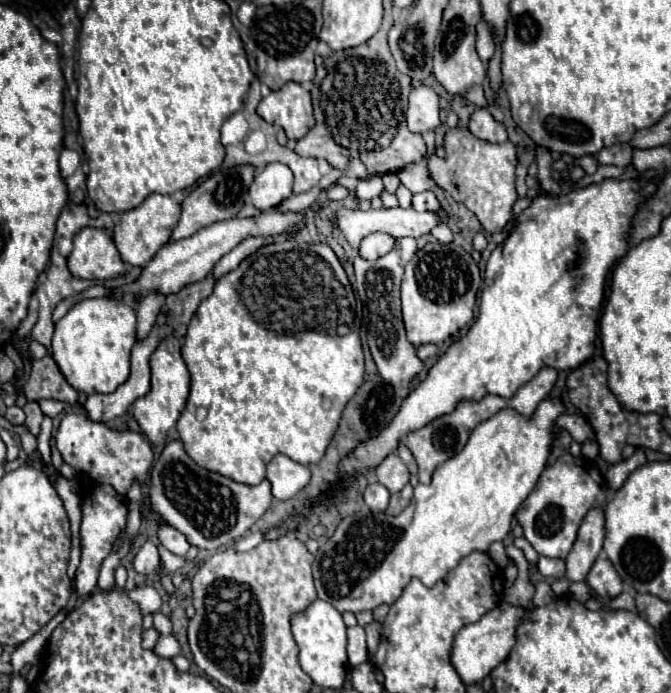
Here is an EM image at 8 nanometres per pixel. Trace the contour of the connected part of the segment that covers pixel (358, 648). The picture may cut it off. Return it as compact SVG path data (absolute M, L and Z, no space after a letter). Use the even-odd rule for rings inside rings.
M356 624L356 626L348 628L348 646L346 646L346 652L348 652L348 664L350 666L358 666L358 664L368 660L366 634L364 634L362 626Z

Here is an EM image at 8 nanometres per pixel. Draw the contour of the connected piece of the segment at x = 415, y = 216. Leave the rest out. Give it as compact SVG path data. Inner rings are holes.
M342 208L342 210L338 210L338 214L334 218L334 224L344 232L346 240L350 242L350 246L354 250L360 248L362 238L366 238L368 234L378 232L378 230L388 232L394 238L404 238L404 236L420 238L420 236L430 234L430 230L442 222L446 222L446 216L442 212L422 212L420 214L420 212L414 212L414 208L406 208L406 210L404 208L384 208L384 210L374 210L374 208L370 208L370 210L358 210L358 208L348 210L348 208Z

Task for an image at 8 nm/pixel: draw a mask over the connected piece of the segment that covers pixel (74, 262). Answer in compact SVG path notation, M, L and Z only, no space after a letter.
M82 228L74 236L74 250L68 256L70 272L86 280L110 280L126 272L126 264L102 228Z

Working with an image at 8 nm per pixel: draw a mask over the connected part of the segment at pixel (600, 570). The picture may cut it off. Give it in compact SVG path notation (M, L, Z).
M598 558L588 572L588 586L602 598L614 598L622 592L622 580L608 558Z

